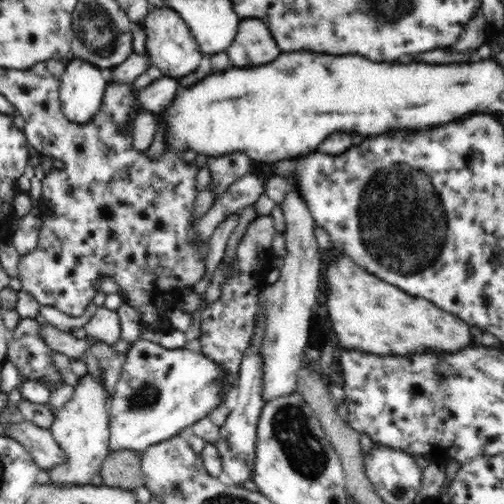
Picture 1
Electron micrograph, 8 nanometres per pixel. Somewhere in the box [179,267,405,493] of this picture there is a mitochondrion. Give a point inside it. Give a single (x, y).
(292, 430)

